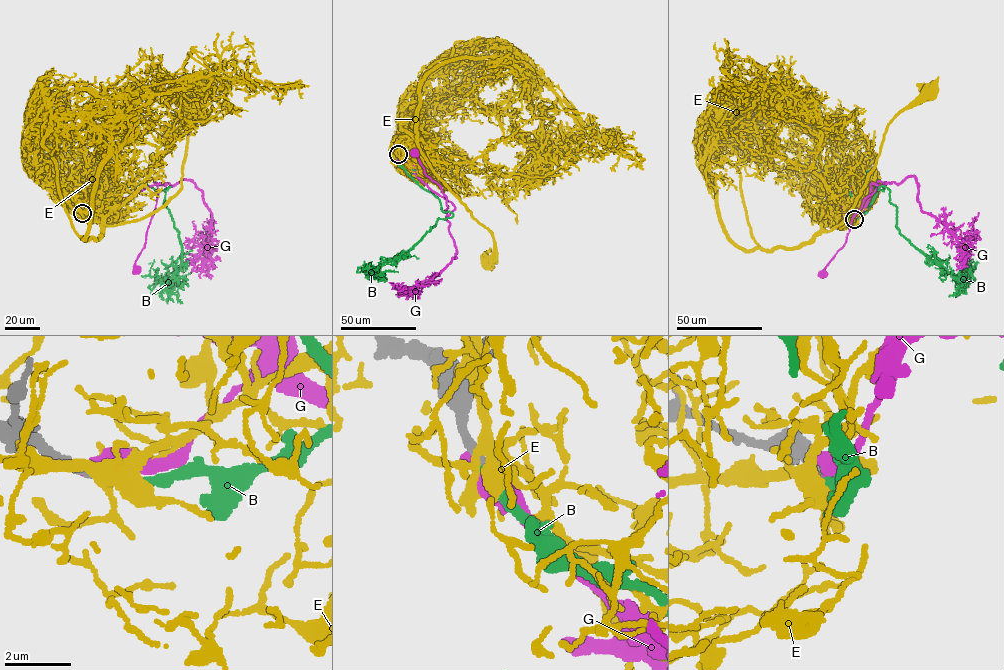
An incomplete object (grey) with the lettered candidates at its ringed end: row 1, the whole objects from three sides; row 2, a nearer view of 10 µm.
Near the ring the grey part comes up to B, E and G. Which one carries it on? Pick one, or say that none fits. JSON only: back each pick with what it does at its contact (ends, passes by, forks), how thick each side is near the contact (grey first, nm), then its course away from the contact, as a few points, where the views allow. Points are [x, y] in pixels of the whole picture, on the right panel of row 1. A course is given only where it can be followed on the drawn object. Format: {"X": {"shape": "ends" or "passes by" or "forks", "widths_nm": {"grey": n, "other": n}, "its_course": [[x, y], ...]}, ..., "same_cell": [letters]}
{"B": {"shape": "ends", "widths_nm": {"grey": 300, "other": 340}, "its_course": [[854, 219], [877, 186], [884, 186], [899, 233], [910, 242], [959, 276], [971, 270], [967, 253]]}, "same_cell": ["B"]}

